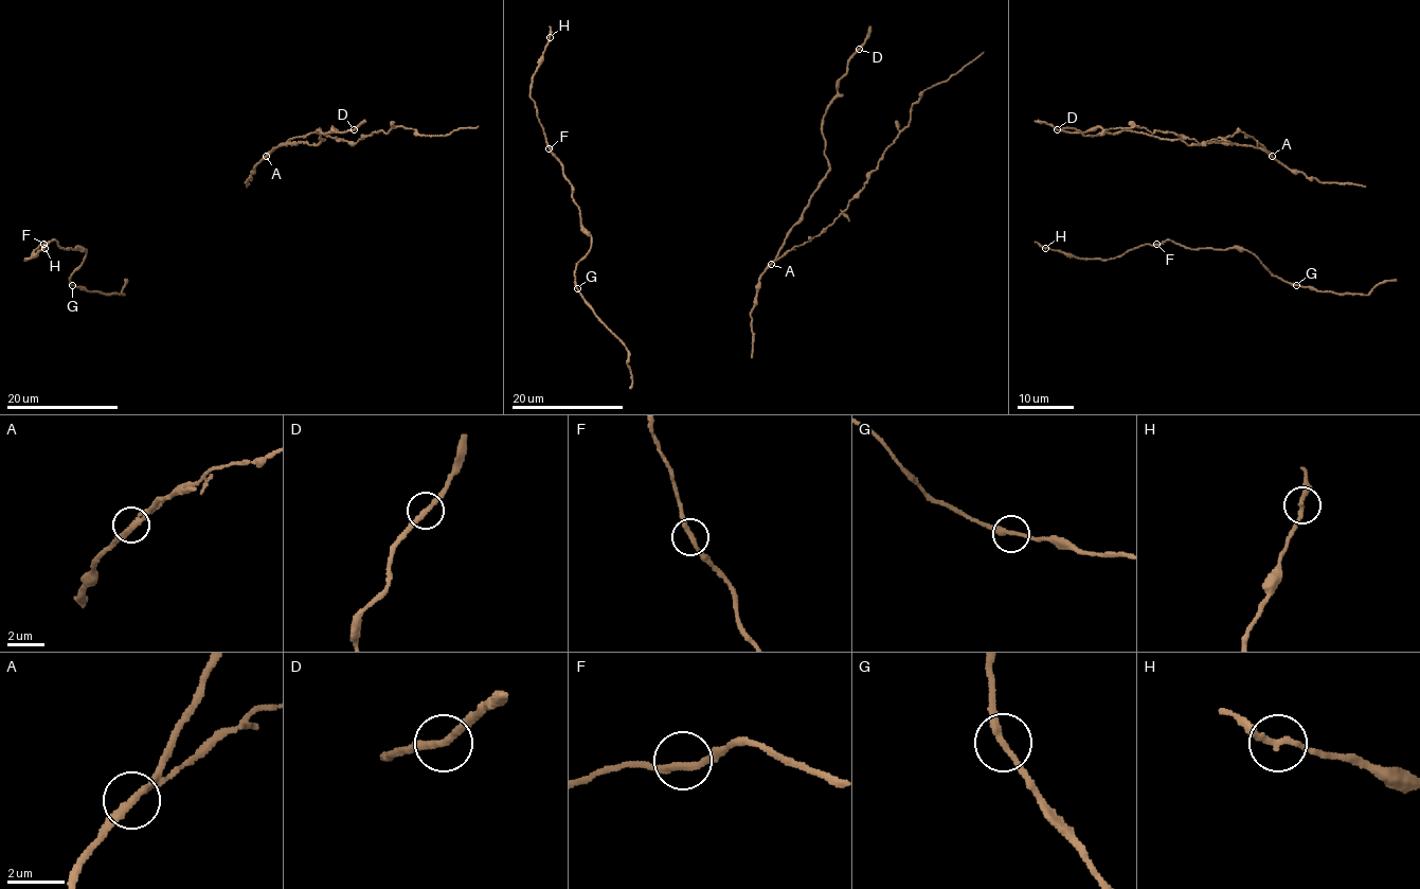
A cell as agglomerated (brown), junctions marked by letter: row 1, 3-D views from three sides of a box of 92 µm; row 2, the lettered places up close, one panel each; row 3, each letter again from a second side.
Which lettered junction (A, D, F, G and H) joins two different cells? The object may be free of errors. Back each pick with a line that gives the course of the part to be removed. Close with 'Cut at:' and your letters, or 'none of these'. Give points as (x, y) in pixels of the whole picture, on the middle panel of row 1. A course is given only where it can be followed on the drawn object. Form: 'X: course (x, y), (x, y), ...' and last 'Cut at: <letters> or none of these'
A: course (770, 263), (821, 234), (860, 191), (883, 152), (909, 123), (910, 108), (920, 95), (947, 81), (983, 52)
Cut at: A

